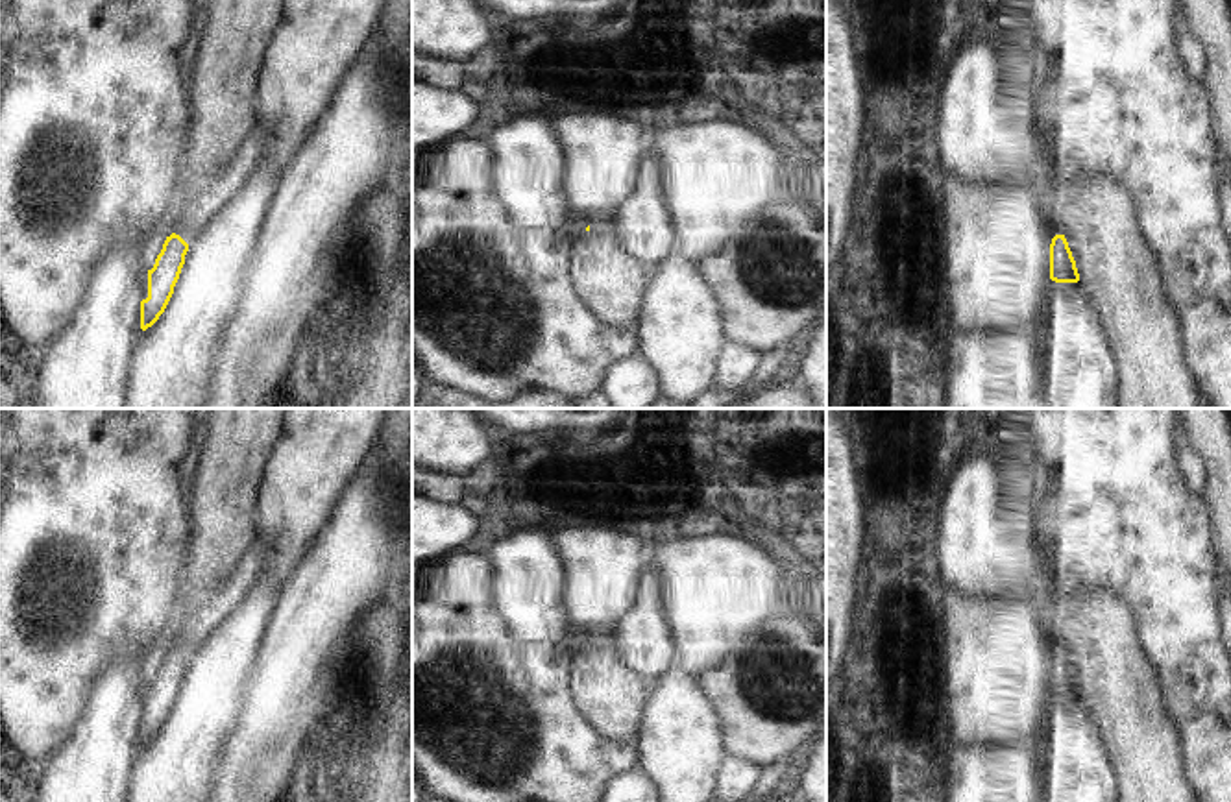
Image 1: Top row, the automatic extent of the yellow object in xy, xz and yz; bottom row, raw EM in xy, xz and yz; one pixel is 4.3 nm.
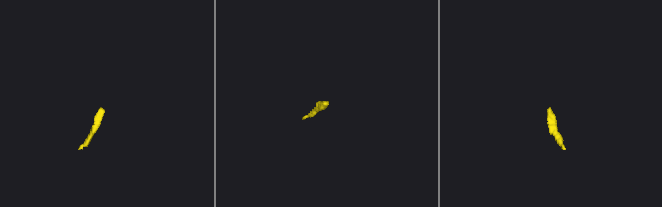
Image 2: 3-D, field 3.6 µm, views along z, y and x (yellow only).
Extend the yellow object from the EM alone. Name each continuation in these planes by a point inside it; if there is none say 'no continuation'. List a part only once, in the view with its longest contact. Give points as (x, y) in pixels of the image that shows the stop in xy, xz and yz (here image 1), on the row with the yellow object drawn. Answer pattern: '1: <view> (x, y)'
1: xy (195, 220)

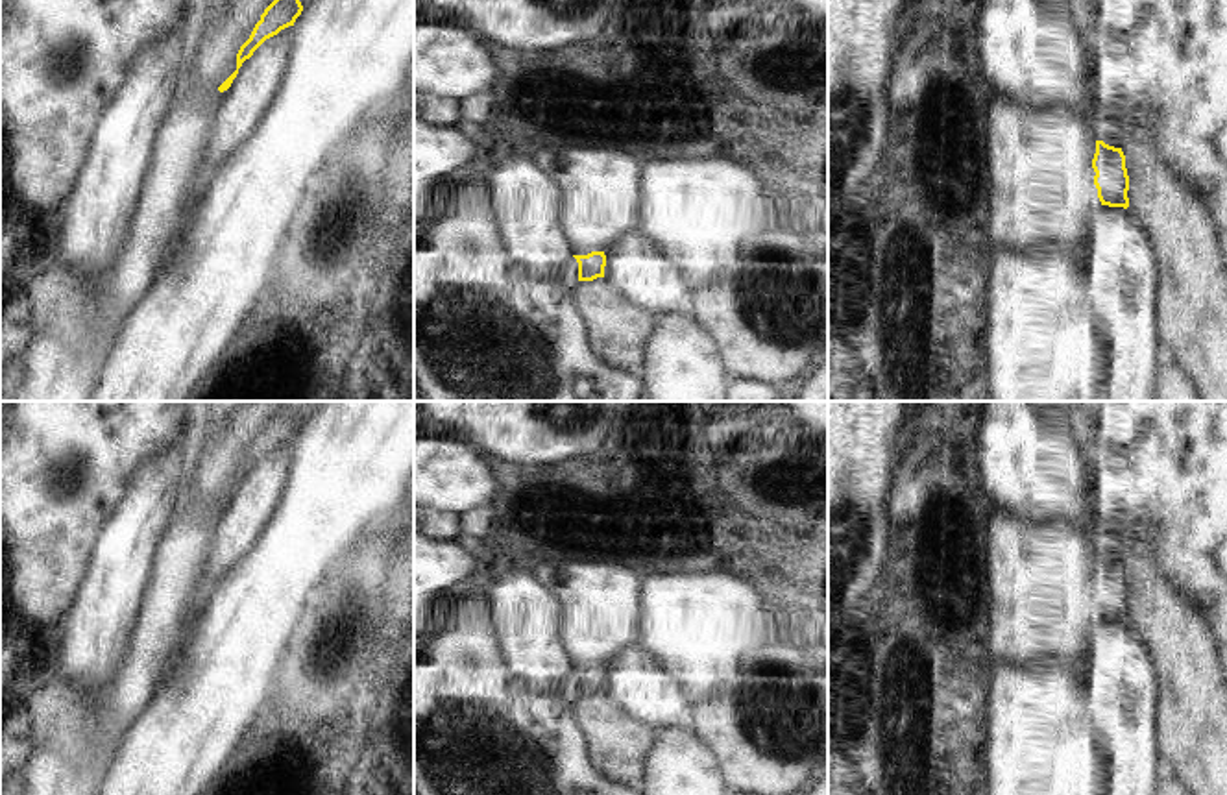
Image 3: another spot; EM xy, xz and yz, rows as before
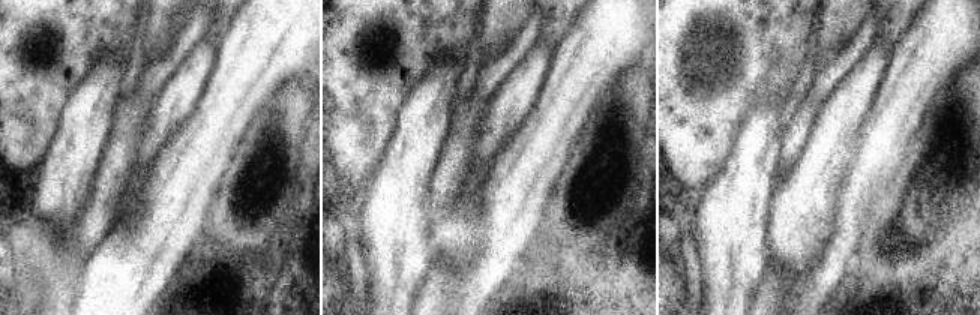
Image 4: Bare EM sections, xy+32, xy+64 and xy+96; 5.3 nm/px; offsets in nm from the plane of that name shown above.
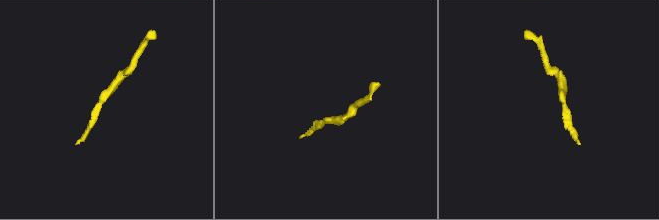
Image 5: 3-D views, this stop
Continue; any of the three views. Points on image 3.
no continuation

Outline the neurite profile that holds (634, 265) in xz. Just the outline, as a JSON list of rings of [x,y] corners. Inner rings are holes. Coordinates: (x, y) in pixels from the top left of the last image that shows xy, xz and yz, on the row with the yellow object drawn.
[[[638,227],[612,244],[604,277],[632,307],[660,318],[686,307],[689,290],[680,270]]]

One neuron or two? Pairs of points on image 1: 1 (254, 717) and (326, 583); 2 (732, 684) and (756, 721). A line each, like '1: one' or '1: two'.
1: one
2: one

